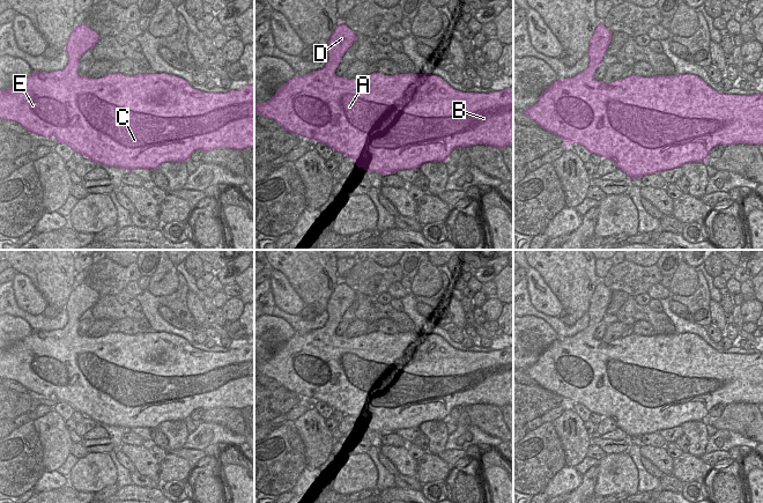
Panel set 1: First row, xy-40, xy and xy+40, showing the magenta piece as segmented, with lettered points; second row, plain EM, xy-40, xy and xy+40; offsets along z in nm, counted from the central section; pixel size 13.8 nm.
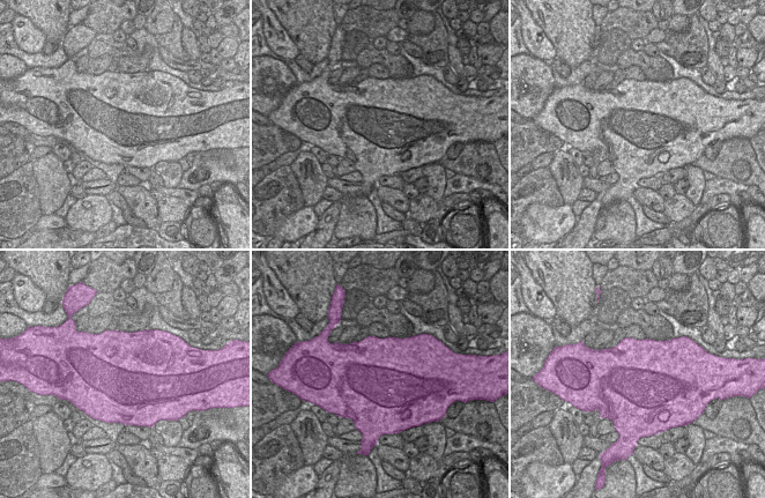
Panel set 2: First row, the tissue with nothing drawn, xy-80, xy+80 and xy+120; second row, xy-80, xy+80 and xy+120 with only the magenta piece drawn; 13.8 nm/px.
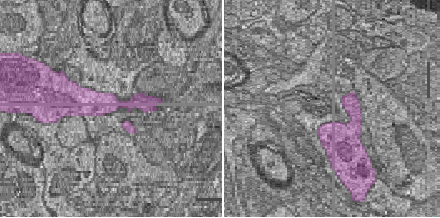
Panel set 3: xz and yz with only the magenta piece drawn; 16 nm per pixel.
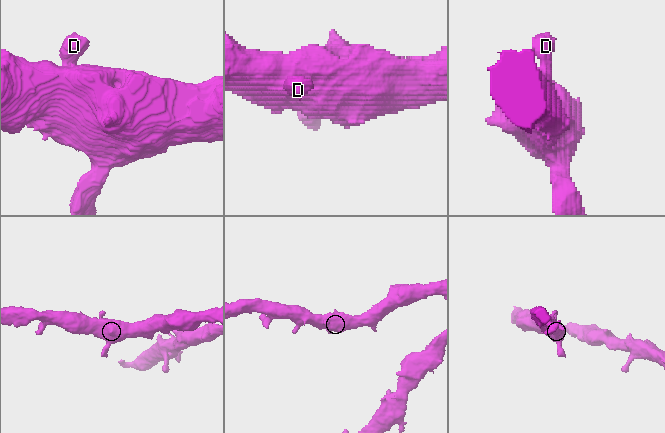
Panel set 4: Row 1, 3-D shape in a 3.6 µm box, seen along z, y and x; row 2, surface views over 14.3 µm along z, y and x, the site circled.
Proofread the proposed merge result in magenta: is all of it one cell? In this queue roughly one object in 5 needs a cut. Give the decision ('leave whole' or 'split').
leave whole

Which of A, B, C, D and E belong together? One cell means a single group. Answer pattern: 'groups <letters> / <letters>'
groups A B C D E

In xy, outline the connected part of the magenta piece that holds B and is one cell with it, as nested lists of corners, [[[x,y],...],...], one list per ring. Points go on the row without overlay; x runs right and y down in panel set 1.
[[[340,281],[327,302],[326,324],[304,335],[295,334],[281,345],[269,360],[254,360],[257,372],[275,379],[290,392],[325,402],[334,410],[351,417],[358,427],[378,431],[383,436],[399,429],[420,427],[427,421],[447,421],[455,406],[487,404],[502,408],[513,405],[513,346],[479,353],[455,349],[442,336],[432,333],[384,334],[377,331],[350,339],[338,335],[335,330],[355,298],[356,291]]]

